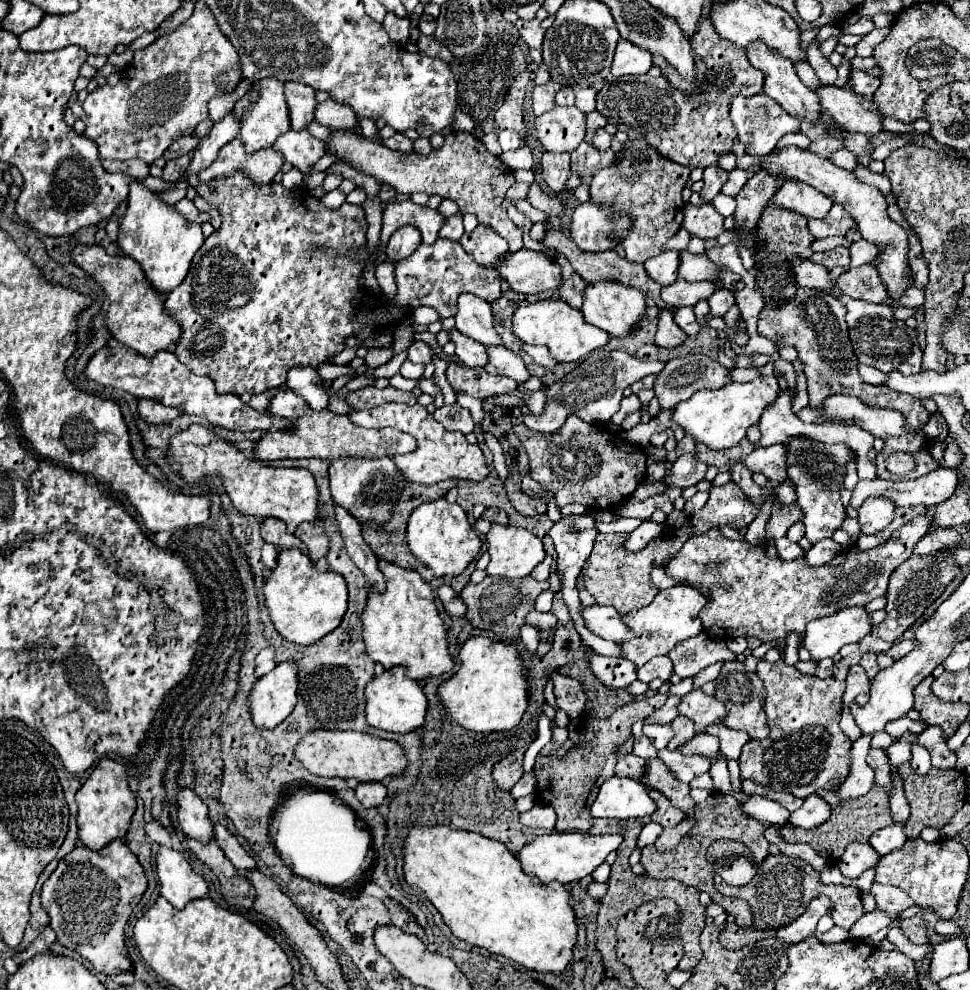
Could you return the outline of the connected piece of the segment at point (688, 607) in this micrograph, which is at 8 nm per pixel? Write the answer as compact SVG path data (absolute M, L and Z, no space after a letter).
M678 587L678 589L666 589L660 591L654 601L630 615L624 615L624 623L634 631L634 639L622 643L622 653L626 659L630 659L636 667L642 667L646 661L650 661L656 655L666 655L678 641L684 641L686 637L694 637L702 631L702 623L698 613L706 605L706 597L692 589L692 587Z

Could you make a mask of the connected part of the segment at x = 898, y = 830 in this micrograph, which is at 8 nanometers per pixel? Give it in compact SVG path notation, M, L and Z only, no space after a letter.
M888 825L884 829L878 829L870 837L870 845L880 853L880 857L892 853L894 849L900 849L906 843L904 825Z

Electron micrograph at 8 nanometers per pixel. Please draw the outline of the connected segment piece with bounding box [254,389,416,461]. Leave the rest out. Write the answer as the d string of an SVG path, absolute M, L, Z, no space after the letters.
M278 391L278 397L270 401L268 411L272 415L284 415L288 419L294 419L294 429L290 431L268 431L256 445L256 457L262 461L274 461L274 459L342 459L342 457L364 457L364 459L380 459L380 457L392 457L400 453L410 453L416 449L414 437L408 433L402 433L398 429L364 429L354 425L346 415L336 415L332 411L314 411L302 401L302 397L296 397L296 393Z

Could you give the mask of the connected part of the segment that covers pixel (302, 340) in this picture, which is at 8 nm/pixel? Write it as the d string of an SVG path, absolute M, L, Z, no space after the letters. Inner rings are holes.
M232 173L232 175L216 178L206 183L206 201L217 208L222 219L222 229L212 233L210 237L206 237L204 245L198 249L198 253L192 259L192 267L190 273L186 275L186 279L182 281L182 285L178 289L174 289L174 293L170 293L170 297L166 299L166 311L168 315L172 315L180 327L182 327L182 337L176 345L176 357L178 361L182 361L182 365L186 365L192 373L196 375L206 375L216 383L216 391L218 393L232 393L232 395L244 395L244 393L264 393L268 389L280 387L286 381L286 373L288 369L296 367L296 365L312 365L318 367L322 361L328 359L328 355L334 355L338 351L344 349L344 343L350 335L356 335L362 327L370 325L370 327L388 327L396 321L400 321L404 315L408 315L410 311L414 311L420 305L428 305L434 307L440 317L454 317L456 309L458 309L458 297L462 293L472 293L476 297L482 297L486 301L496 301L502 293L500 293L500 275L496 273L496 269L488 269L478 265L464 249L460 243L456 241L448 241L448 239L438 239L434 245L420 245L418 251L414 251L410 257L398 261L396 271L394 271L394 281L396 281L396 299L386 299L384 295L372 295L372 293L362 293L360 289L360 275L364 269L365 261L356 262L348 255L347 249L350 247L363 247L366 245L366 229L368 229L368 221L364 217L364 209L360 205L350 205L350 203L342 203L338 209L328 209L322 205L320 199L306 195L304 189L284 189L282 183L268 183L268 185L254 185L254 181L250 181L250 177L246 177L246 173ZM315 245L324 247L323 253L319 256L308 256L307 252Z

